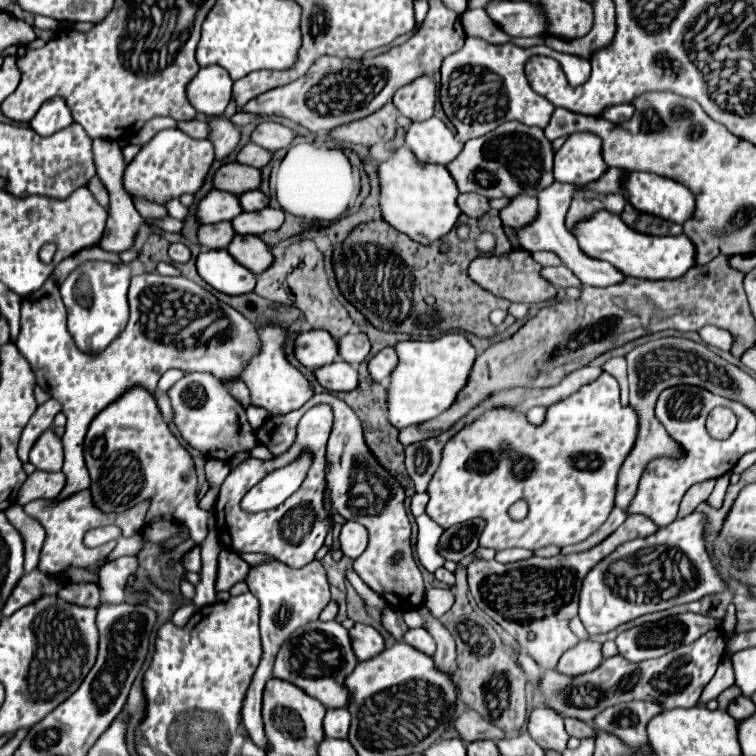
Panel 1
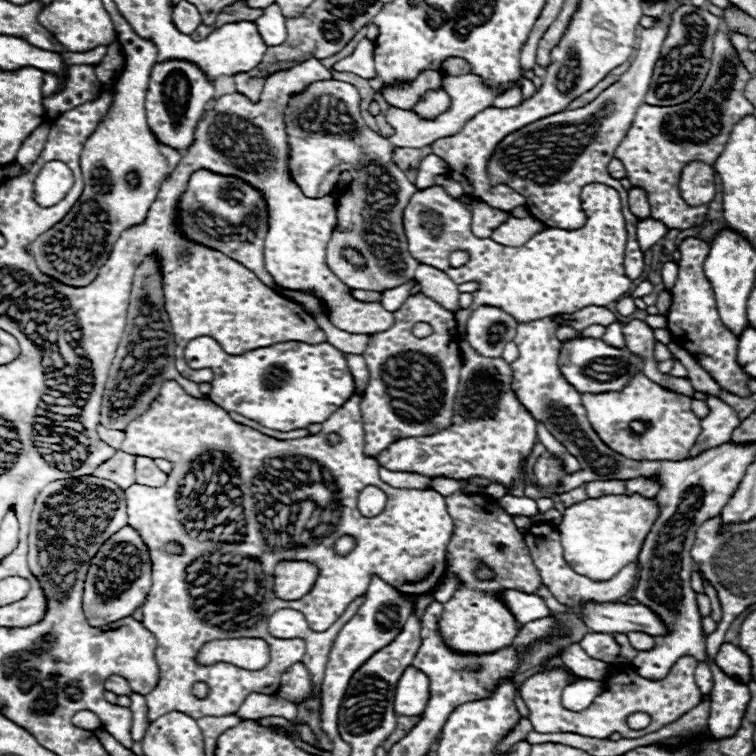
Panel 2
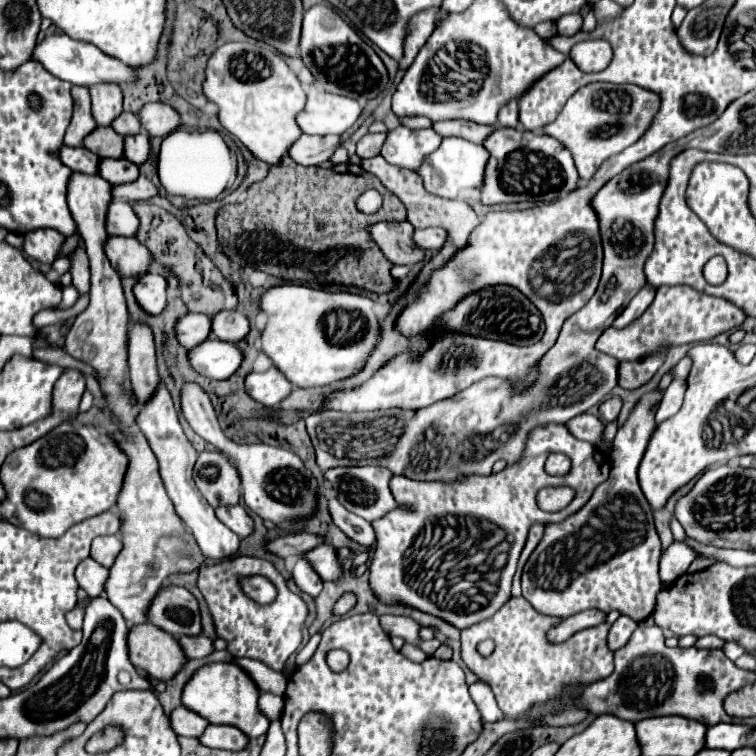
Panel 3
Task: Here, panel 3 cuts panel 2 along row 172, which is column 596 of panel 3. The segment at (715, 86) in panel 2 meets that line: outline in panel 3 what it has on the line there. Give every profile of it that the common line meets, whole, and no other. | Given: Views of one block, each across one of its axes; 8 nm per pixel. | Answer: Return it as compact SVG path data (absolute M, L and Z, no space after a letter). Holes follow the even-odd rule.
M518 596L510 598L494 616L460 630L462 662L478 680L492 688L498 708L506 716L516 718L526 714L532 704L548 702L558 696L564 684L590 684L612 674L614 652L606 644L608 624L580 630L562 644L550 644L546 640L546 630L556 622L558 618L536 612L526 598ZM482 640L494 640L496 648L490 656L482 656L476 650Z

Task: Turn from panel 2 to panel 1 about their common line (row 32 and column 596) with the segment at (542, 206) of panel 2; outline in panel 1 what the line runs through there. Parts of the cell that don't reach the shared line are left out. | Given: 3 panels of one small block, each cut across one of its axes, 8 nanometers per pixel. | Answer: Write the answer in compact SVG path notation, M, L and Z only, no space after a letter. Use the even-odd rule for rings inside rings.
M584 640L584 642L578 642L576 646L572 646L568 652L564 652L556 670L562 674L568 674L568 676L578 676L582 672L594 670L602 660L604 660L602 644L594 642L594 640Z

